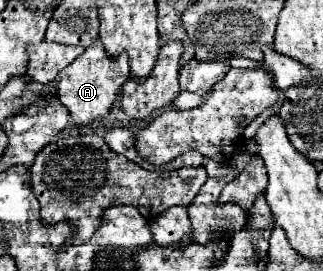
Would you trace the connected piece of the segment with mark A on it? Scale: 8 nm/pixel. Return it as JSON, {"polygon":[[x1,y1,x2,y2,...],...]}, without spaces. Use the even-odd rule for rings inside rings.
{"polygon":[[96,41,90,47,86,47,86,51,74,63,70,63,66,69,62,69,58,73,58,79,56,79,58,101,68,109,72,123,76,127,84,127,92,121,106,119,116,101,116,95,120,93,120,87,128,79,128,75,130,75,130,67,128,67,126,55,110,59,110,57,106,57,102,43]]}

